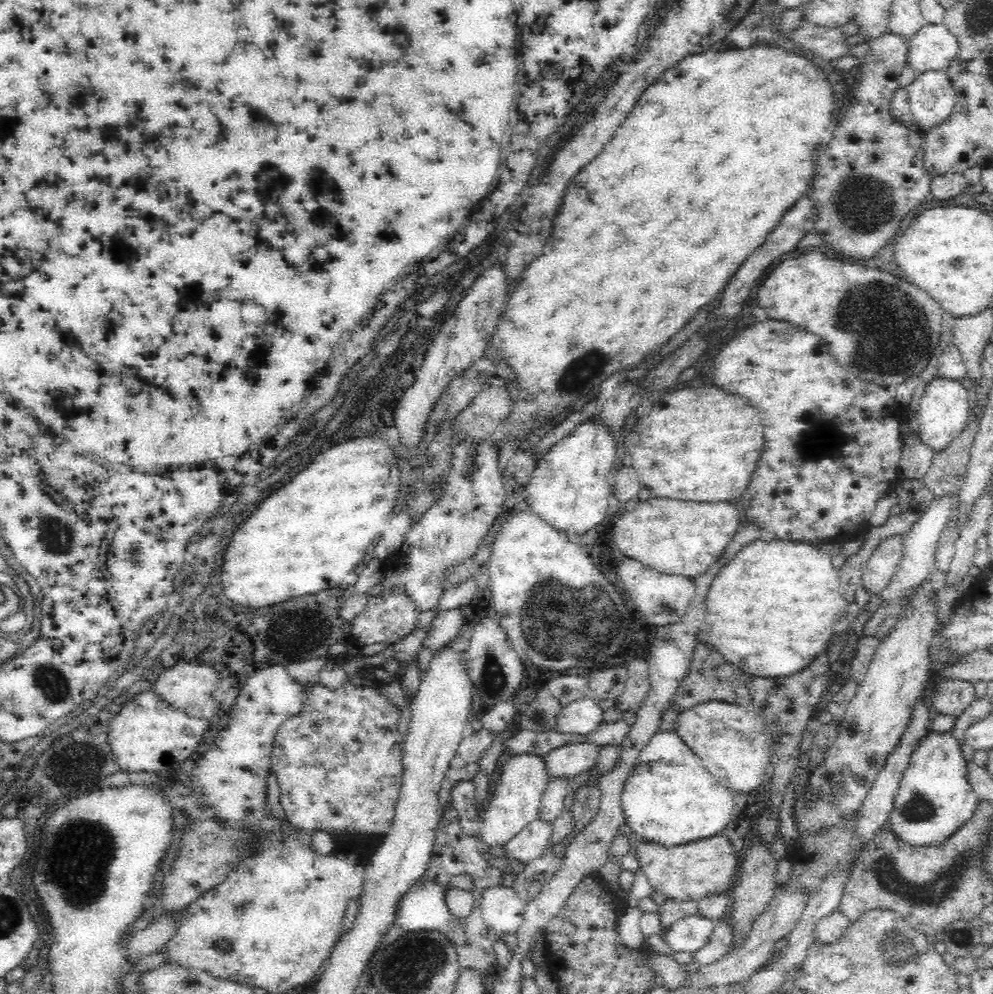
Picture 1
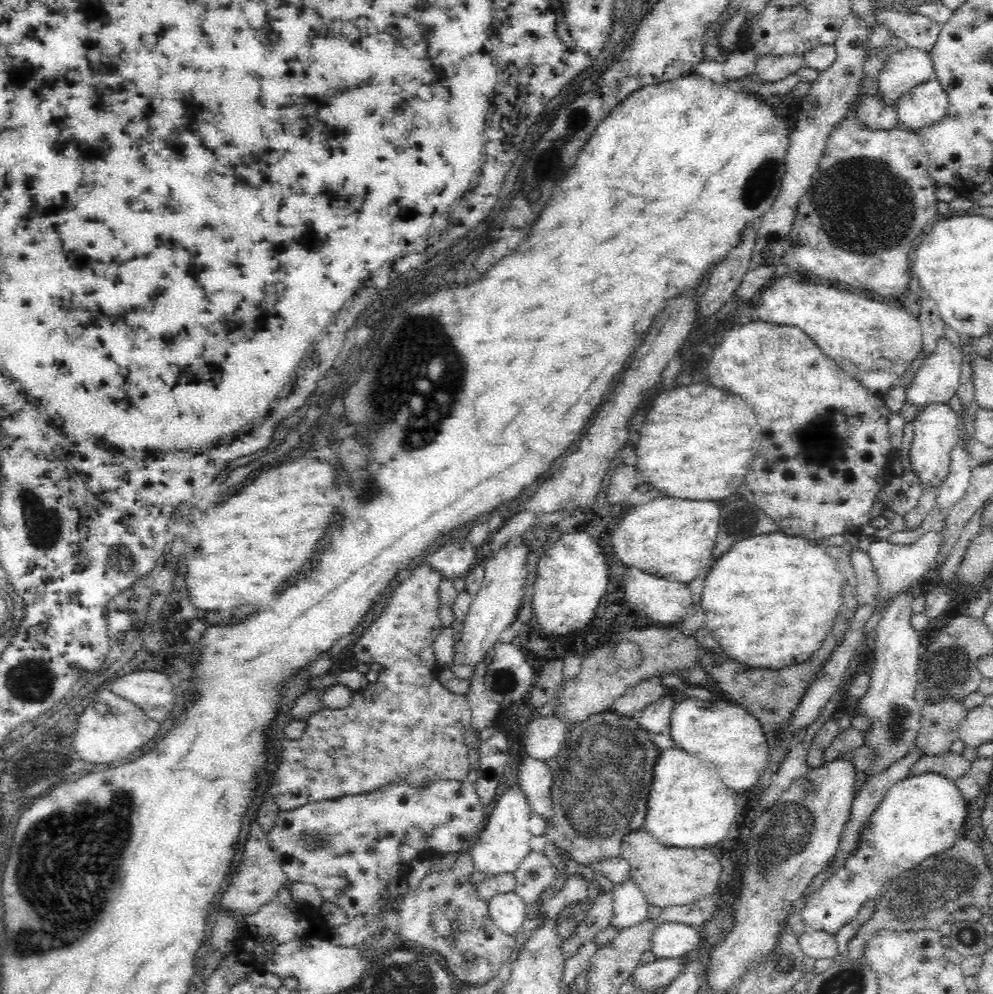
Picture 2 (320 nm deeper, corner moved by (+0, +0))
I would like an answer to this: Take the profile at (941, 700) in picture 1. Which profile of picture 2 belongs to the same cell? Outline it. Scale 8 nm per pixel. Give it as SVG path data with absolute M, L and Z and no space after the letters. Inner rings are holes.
M948 695L921 705L920 732L916 736L916 748L924 754L944 754L959 739L958 726L969 710L963 701Z

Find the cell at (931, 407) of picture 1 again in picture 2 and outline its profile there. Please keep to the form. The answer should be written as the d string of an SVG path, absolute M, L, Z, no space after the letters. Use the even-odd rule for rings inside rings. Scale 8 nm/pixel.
M932 401L920 408L920 412L913 420L913 440L907 466L922 479L922 486L930 485L937 488L948 476L951 461L950 451L959 439L959 427L959 415L947 402Z

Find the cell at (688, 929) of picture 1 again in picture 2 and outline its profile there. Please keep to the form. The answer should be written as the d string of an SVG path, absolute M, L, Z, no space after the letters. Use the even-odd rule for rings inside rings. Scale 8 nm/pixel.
M662 921L652 934L651 952L658 959L696 954L703 939L698 928Z

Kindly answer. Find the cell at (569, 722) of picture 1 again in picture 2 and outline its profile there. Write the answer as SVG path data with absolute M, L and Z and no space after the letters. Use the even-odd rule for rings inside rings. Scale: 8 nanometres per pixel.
M554 714L536 716L528 724L528 734L525 739L526 752L536 759L556 758L558 752L564 748L574 725Z

